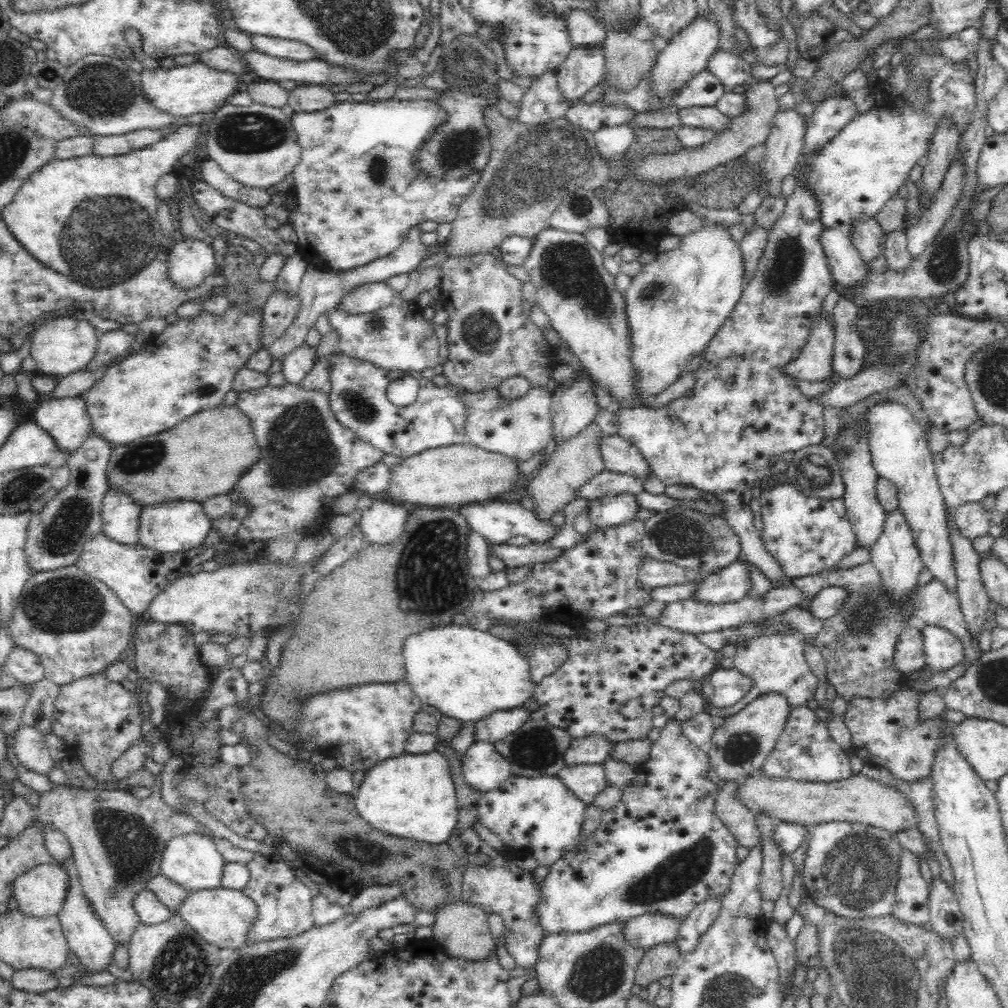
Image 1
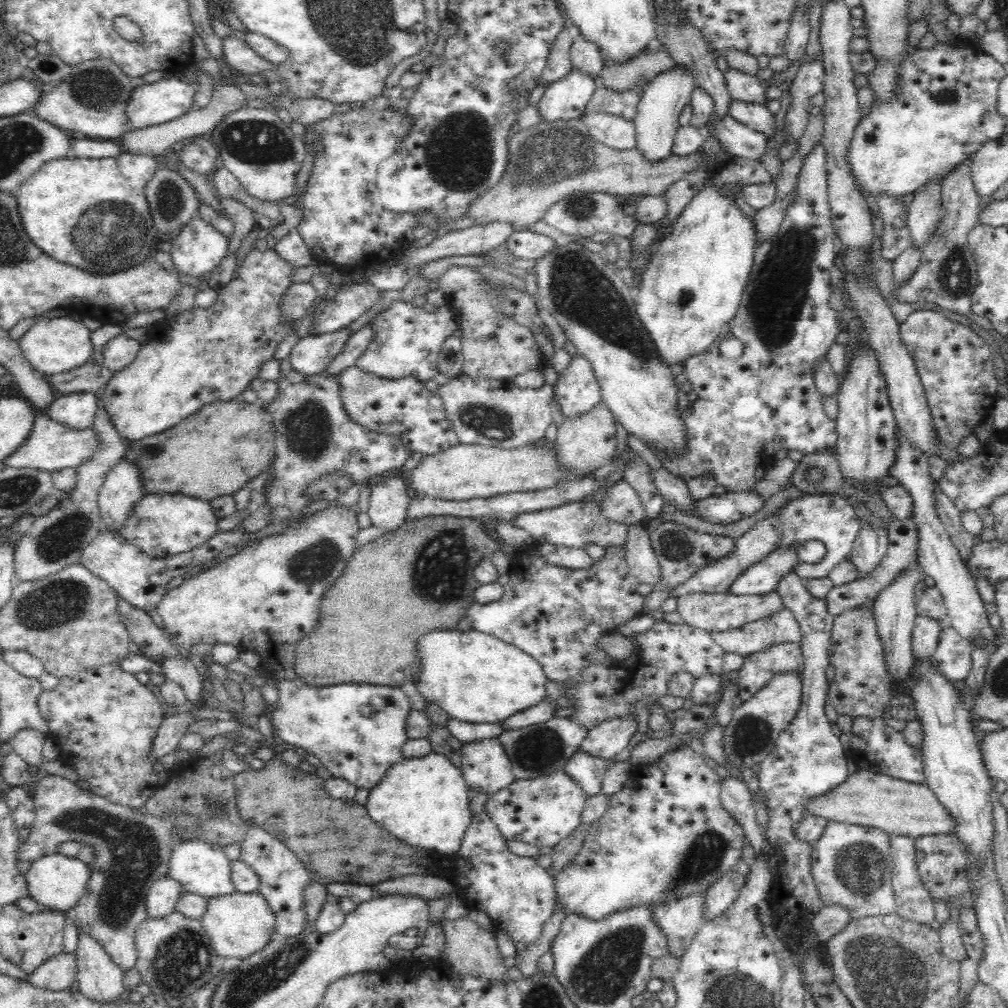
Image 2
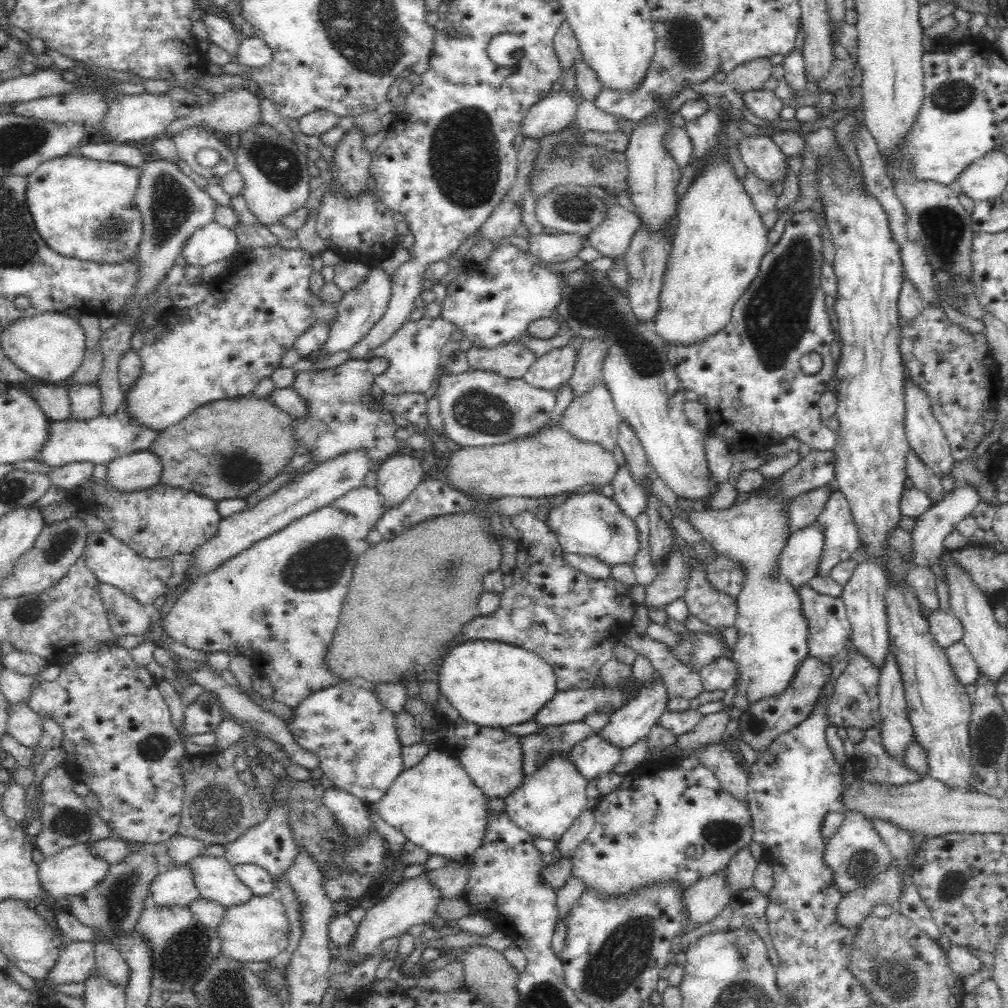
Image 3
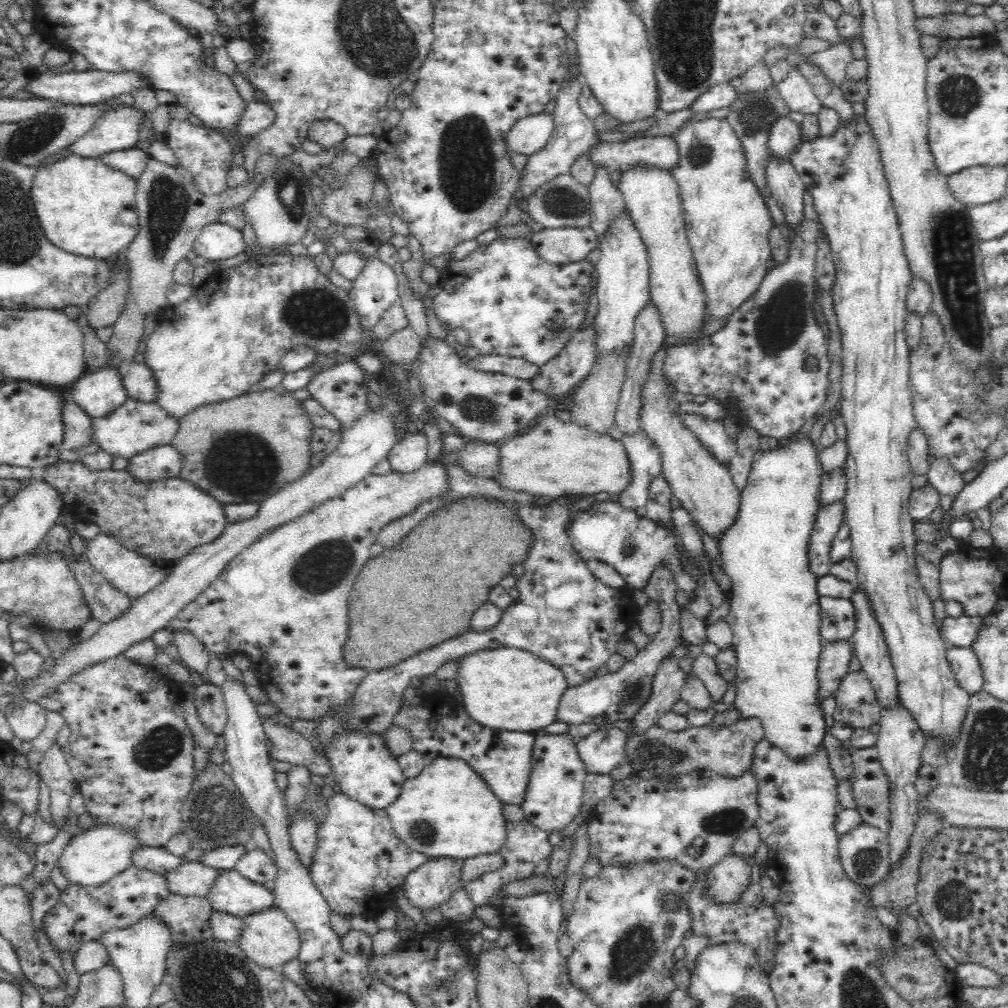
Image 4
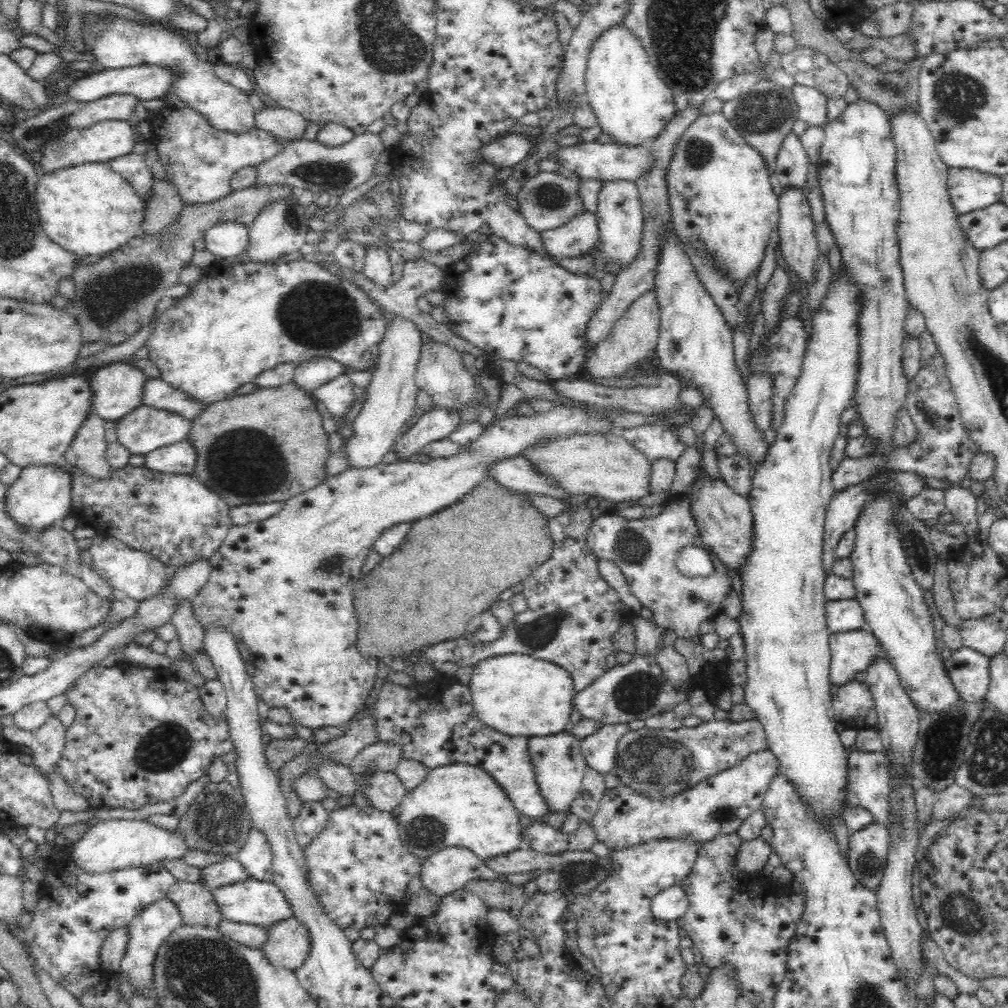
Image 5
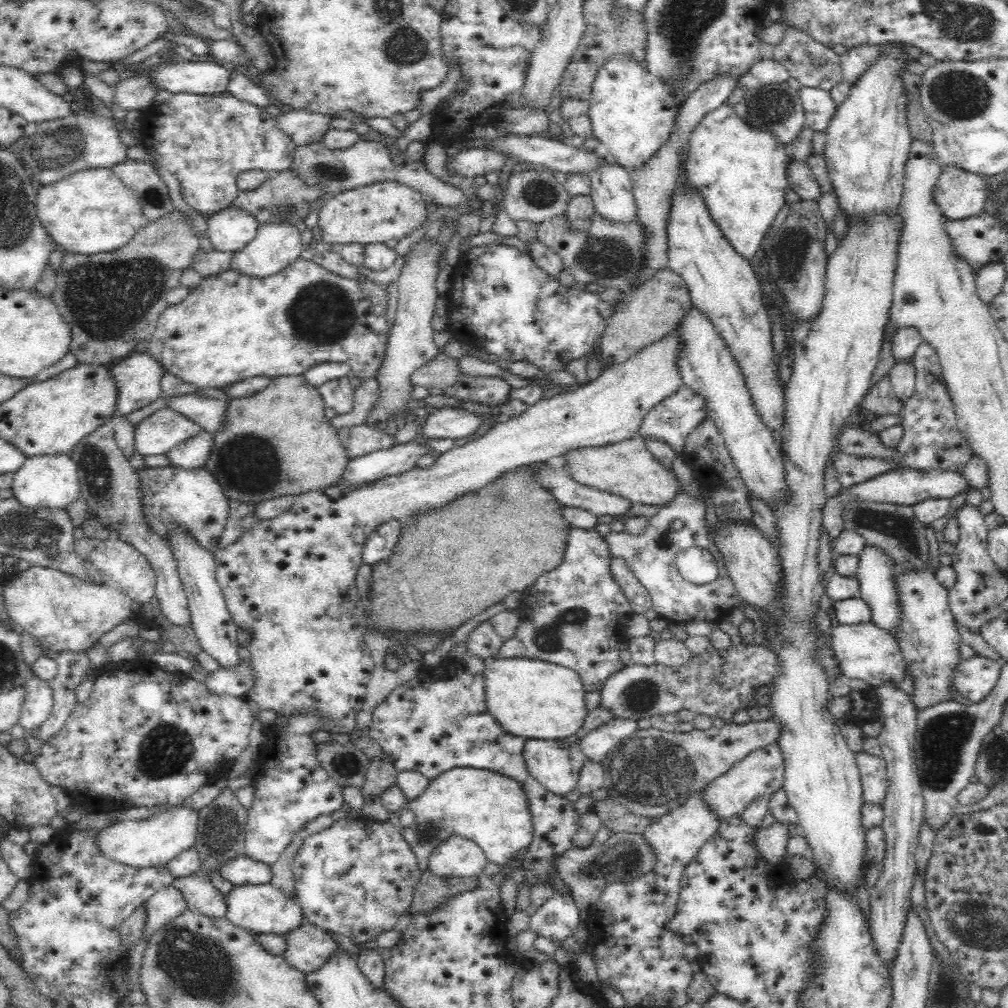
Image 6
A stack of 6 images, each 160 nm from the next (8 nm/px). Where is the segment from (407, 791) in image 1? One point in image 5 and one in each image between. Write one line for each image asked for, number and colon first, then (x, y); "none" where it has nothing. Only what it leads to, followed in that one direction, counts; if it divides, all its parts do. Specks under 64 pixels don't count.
2: (423, 801)
3: (435, 804)
4: (447, 811)
5: (457, 805)

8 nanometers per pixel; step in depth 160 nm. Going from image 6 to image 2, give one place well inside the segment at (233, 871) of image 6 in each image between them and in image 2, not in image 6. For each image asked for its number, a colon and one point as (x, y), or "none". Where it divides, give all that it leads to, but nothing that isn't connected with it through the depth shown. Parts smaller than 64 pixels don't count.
2: (160, 900)
3: (174, 886)
4: (192, 878)
5: (229, 870)

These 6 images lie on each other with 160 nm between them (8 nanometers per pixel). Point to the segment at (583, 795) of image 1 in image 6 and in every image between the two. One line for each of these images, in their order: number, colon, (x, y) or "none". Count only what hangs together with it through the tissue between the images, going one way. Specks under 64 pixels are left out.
2: (587, 771)
3: (593, 757)
4: (602, 751)
5: (600, 749)
6: (596, 745)

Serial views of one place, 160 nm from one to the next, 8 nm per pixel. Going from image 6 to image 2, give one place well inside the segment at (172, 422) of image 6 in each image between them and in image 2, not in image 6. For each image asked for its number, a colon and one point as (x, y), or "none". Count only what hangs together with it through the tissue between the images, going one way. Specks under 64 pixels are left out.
2: (50, 446)
3: (99, 440)
4: (135, 426)
5: (146, 428)

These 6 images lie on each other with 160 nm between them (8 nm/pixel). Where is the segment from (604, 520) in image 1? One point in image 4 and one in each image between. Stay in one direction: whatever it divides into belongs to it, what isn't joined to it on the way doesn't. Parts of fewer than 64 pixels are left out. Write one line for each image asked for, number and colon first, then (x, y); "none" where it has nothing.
2: (622, 504)
3: (631, 498)
4: (644, 458)

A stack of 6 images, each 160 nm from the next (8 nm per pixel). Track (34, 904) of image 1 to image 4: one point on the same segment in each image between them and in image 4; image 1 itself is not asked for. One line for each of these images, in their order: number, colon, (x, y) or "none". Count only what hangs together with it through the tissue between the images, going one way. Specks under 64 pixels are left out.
2: (56, 882)
3: (72, 871)
4: (92, 857)

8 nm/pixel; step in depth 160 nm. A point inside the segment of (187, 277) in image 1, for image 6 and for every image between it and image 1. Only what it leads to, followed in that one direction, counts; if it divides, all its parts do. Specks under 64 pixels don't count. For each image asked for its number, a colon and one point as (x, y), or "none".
2: (198, 248)
3: (210, 243)
4: (217, 241)
5: (227, 239)
6: (229, 230)

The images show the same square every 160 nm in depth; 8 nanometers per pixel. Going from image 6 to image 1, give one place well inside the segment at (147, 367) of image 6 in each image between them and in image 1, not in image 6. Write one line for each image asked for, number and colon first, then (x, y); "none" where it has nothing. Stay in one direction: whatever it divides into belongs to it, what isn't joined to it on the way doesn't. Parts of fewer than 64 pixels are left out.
1: (65, 419)
2: (76, 410)
3: (85, 399)
4: (98, 391)
5: (117, 388)

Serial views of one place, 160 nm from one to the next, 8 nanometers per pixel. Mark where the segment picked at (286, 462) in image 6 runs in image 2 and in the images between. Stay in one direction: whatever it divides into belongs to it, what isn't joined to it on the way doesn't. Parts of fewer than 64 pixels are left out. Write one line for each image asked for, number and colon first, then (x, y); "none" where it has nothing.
2: (216, 450)
3: (228, 448)
4: (240, 450)
5: (268, 446)

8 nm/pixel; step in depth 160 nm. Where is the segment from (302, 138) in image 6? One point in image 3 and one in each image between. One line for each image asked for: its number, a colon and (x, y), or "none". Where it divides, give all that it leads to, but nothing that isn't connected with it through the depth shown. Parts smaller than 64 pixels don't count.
3: (232, 111)
4: (257, 115)
5: (278, 121)

